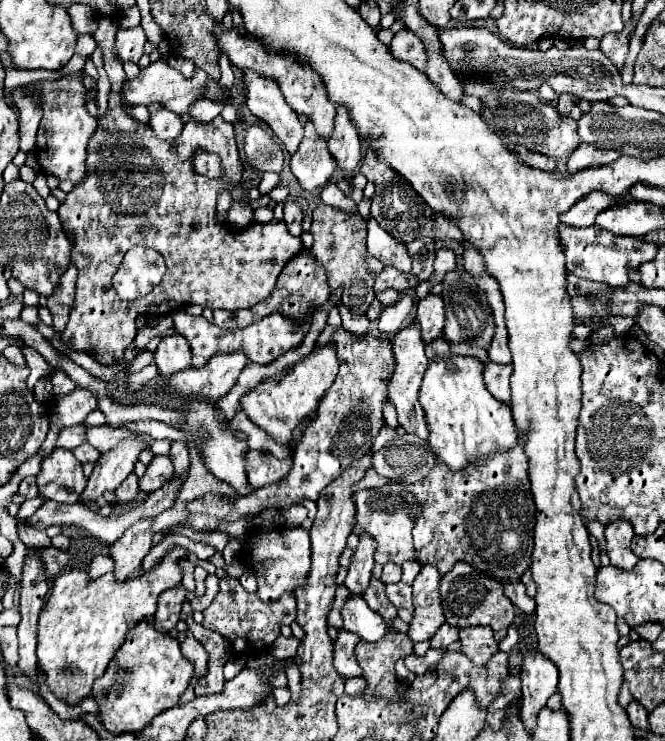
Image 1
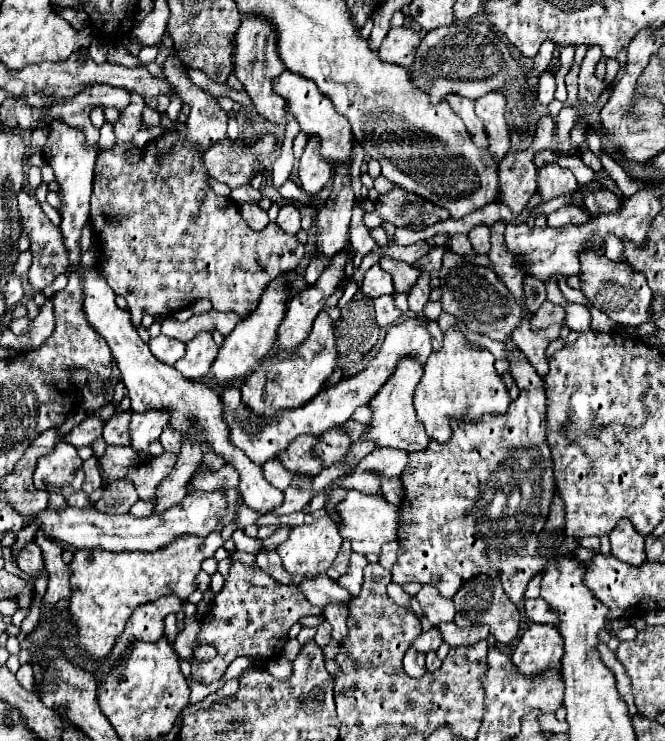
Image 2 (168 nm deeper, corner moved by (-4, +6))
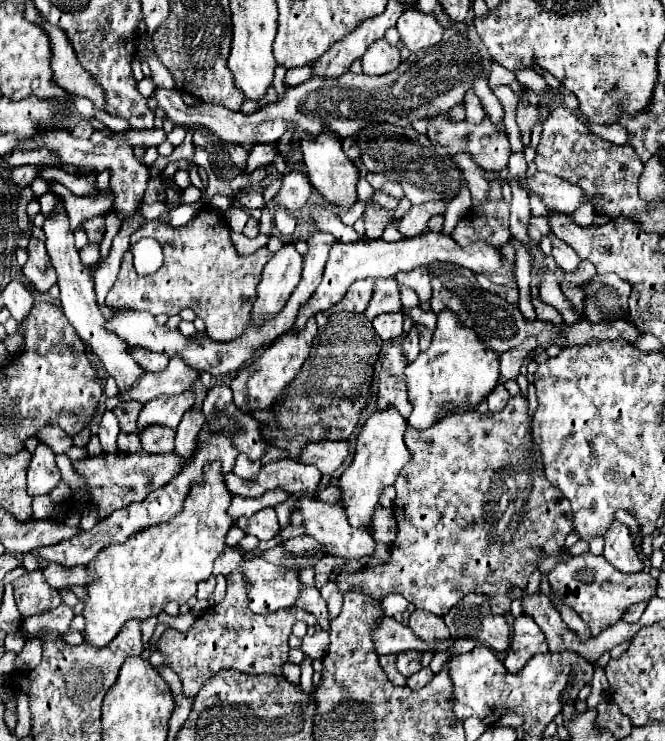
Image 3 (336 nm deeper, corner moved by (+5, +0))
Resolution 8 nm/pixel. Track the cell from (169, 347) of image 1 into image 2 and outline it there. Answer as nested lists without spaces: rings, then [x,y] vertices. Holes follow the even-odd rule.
[[[162,334],[156,336],[156,338],[152,338],[148,342],[148,346],[150,346],[152,354],[160,362],[164,362],[168,366],[174,366],[184,356],[184,352],[186,352],[186,344],[184,342],[174,340],[174,338],[168,338],[168,336],[162,336]]]

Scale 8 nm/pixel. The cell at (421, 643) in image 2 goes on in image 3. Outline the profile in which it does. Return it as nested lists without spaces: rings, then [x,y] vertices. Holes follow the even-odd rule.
[[[411,650],[411,652],[401,652],[401,654],[397,656],[397,670],[399,670],[405,678],[413,676],[415,672],[419,672],[419,670],[421,670],[419,652],[415,652],[415,650]]]

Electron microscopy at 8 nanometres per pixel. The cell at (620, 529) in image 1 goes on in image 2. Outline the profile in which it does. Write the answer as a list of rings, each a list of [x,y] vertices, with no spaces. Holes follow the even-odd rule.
[[[628,520],[618,522],[610,534],[610,542],[612,542],[612,556],[624,560],[626,564],[638,566],[646,560],[644,558],[644,538],[636,532],[632,522]]]

